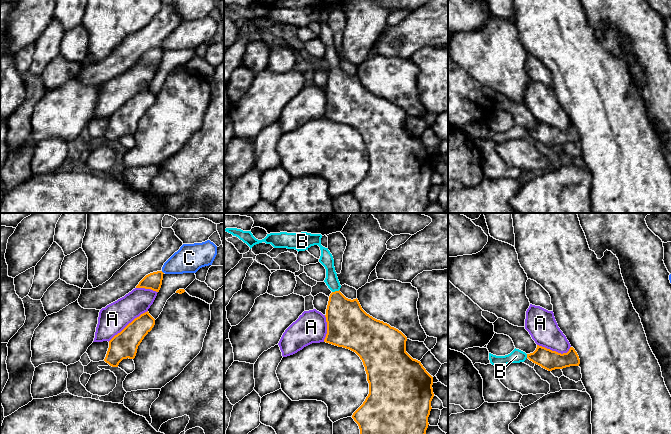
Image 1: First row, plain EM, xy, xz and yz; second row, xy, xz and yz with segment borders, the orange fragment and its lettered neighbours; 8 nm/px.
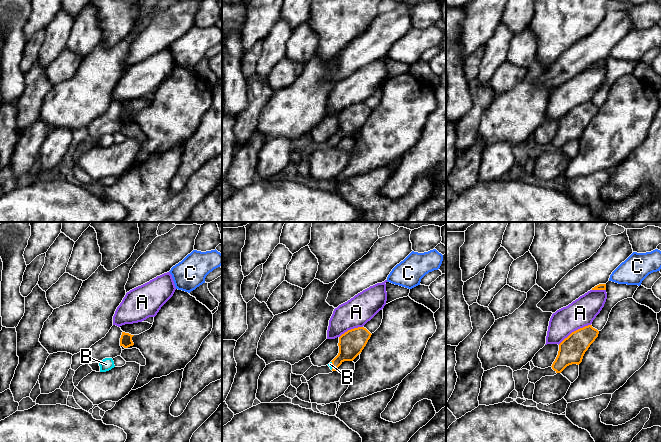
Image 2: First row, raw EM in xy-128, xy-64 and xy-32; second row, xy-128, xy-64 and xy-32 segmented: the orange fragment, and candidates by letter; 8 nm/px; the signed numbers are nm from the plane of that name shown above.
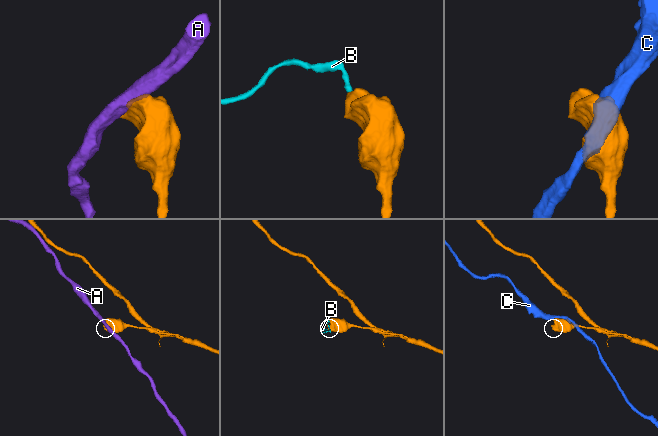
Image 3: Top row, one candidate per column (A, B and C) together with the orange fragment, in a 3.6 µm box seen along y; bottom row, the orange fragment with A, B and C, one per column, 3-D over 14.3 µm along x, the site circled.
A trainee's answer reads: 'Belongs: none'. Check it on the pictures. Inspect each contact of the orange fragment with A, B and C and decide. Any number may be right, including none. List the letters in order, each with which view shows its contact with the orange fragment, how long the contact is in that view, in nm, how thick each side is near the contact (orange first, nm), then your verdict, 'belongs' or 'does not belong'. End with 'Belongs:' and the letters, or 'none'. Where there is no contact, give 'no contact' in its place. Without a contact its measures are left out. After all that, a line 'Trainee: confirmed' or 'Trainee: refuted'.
A: contact in xy; length 400 nm; calibres 220 and 220 nm; does not belong
B: contact in xz; length 70 nm; calibres 320 and 110 nm; belongs
C: contact in xy; length 30 nm; calibres 140 and 220 nm; does not belong
Belongs: B
Trainee: refuted

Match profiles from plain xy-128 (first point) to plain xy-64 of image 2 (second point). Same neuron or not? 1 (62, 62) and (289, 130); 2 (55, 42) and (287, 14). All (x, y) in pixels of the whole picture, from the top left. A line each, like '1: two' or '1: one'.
1: one
2: two

